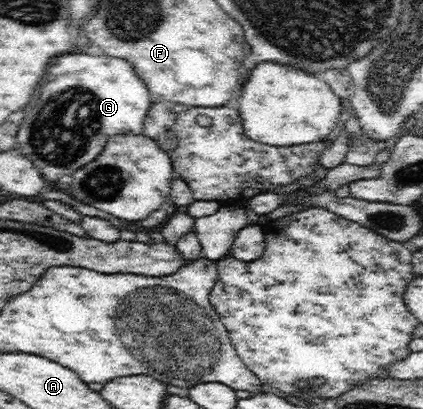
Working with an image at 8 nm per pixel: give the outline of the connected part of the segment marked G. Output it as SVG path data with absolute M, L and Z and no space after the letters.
M86 52L65 53L65 56L49 62L45 78L39 104L35 104L23 118L17 142L21 152L31 158L37 168L41 168L39 172L47 180L71 174L97 158L109 136L142 134L143 122L152 101L147 86L127 60L99 52L92 55Z

